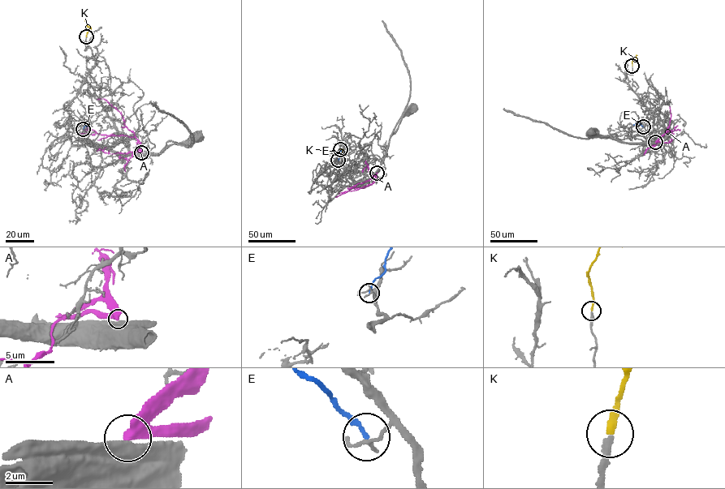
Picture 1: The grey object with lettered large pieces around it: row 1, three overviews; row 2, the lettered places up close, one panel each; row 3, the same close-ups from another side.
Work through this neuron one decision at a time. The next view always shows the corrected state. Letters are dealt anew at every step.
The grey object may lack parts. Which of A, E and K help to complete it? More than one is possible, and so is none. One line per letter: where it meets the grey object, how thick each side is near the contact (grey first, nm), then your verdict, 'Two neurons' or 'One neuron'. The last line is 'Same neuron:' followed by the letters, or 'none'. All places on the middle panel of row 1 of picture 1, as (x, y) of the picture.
A: Touches grey at (377, 173). Thickness 800 nm (grey) against 550 nm. Two neurons
E: Touches grey at (338, 160). Thickness 190 nm (grey) against 190 nm. Two neurons
K: Touches grey at (340, 149). Thickness 280 nm (grey) against 220 nm. One neuron
Same neuron: K

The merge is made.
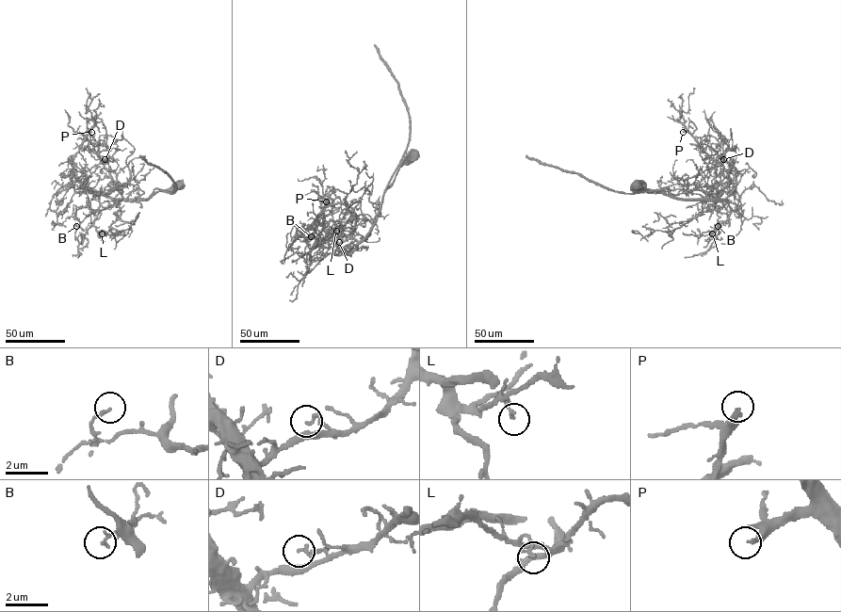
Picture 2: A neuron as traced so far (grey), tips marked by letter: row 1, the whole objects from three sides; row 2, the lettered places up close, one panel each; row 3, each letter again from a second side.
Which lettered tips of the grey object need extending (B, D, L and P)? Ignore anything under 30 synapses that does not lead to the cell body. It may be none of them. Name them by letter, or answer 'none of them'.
P

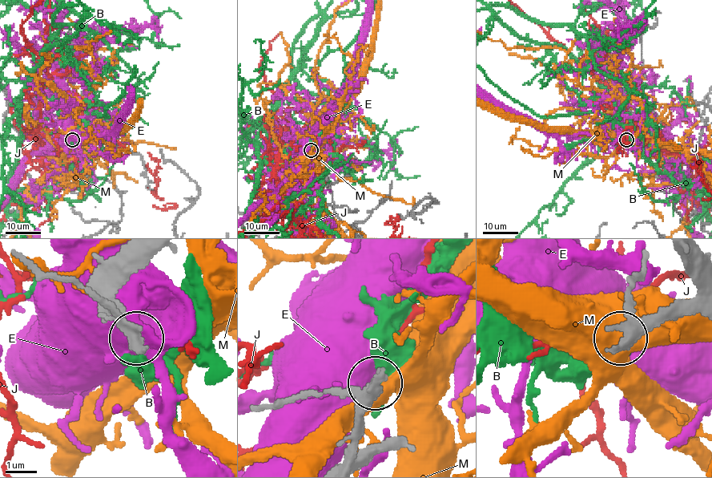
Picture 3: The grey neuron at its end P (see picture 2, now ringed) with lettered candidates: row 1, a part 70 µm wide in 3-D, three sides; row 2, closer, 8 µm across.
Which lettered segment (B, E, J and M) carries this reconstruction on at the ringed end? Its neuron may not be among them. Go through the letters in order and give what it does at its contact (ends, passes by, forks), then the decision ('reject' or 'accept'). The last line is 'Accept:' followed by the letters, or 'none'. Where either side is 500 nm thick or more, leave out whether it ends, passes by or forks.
B: reject
E: reject
J: it passes by | reject
M: reject
Accept: none

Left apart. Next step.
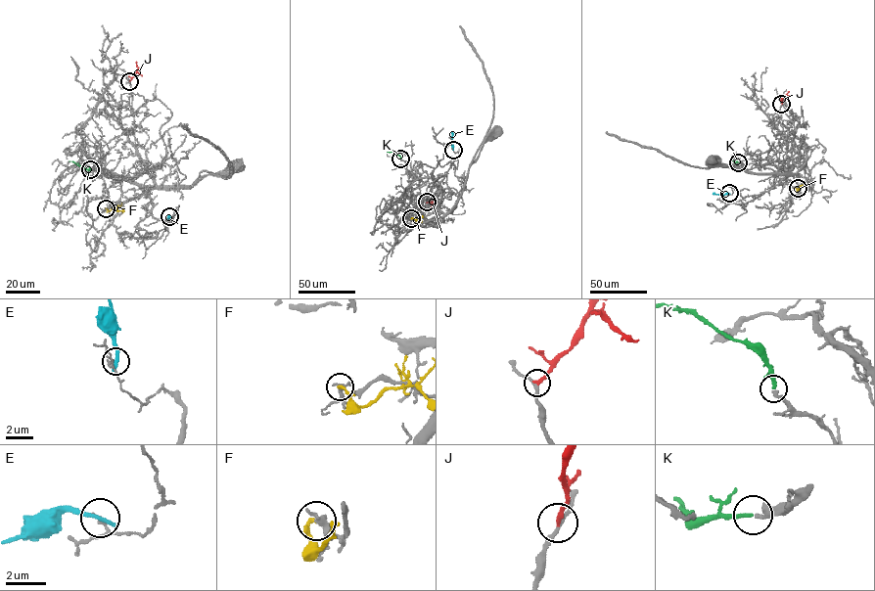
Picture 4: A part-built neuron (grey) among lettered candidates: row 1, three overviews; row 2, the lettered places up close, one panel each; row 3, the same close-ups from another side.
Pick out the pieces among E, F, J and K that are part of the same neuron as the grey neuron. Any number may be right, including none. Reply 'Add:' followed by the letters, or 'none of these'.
Add: K

